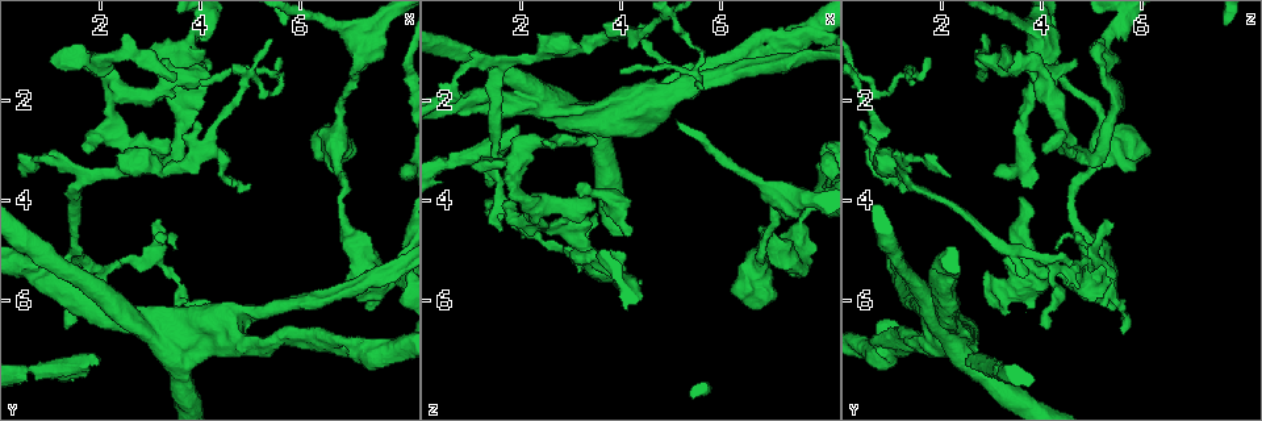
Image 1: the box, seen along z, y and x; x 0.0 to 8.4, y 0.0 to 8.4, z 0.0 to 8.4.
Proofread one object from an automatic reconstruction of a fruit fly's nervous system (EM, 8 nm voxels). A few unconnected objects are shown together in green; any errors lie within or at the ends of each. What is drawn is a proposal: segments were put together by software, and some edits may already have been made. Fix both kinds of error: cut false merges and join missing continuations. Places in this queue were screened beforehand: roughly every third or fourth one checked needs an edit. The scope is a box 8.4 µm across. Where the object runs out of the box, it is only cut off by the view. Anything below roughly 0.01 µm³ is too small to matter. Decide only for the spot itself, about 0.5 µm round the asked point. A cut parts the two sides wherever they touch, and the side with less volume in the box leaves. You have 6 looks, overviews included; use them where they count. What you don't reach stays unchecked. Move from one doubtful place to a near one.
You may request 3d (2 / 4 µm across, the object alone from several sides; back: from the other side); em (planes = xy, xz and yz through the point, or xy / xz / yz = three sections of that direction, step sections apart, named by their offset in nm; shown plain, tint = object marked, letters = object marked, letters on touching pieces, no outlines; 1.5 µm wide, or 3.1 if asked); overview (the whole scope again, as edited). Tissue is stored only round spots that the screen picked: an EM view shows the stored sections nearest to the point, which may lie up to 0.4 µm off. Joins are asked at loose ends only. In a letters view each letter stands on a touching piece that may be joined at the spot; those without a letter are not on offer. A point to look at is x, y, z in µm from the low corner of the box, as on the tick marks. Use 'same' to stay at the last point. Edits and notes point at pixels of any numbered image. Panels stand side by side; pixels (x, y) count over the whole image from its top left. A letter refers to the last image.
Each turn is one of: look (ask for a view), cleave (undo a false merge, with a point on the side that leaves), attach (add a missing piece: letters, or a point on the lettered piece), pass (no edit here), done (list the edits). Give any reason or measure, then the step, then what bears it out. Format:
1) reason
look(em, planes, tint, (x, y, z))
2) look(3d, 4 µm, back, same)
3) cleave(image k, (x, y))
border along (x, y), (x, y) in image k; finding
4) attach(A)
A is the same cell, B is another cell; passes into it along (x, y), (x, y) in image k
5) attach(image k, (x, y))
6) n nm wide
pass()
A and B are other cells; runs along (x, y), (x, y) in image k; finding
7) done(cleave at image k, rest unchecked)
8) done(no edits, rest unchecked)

free end
look(em, planes, letters, (3.15, 4.40, 5.25))

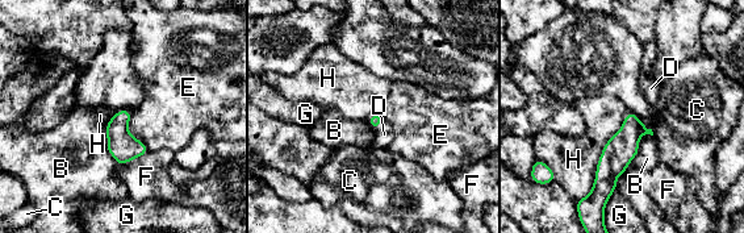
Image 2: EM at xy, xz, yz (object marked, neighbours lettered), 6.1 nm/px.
H touches over 600 nm
attach(image 2, (384, 134))
D is the same cell, B, C, E, F, G and H are other cells; passes into it along (375, 120), (379, 125), (384, 134) in image 2; the neuron continues

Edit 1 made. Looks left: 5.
look(overview)

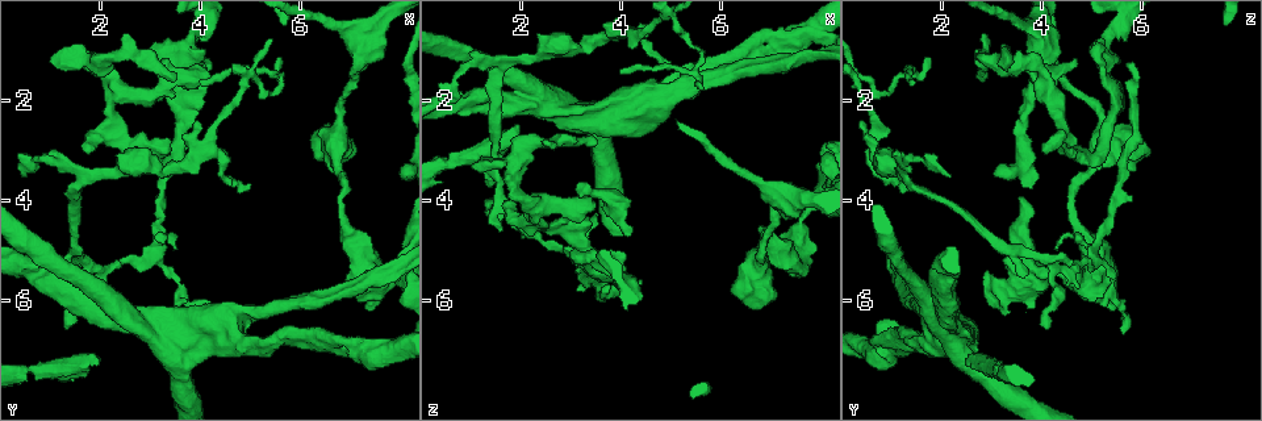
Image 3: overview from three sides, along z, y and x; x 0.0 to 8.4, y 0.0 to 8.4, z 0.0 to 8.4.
tapers out
look(em, xy, step 8, tint, (5.55, 1.15, 1.75))

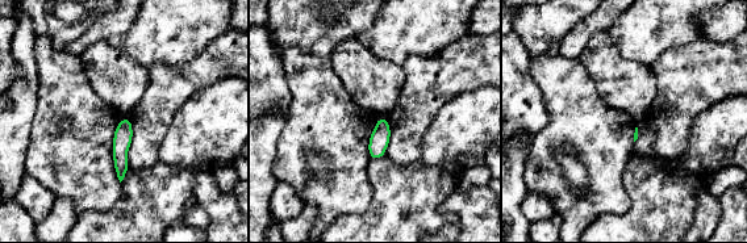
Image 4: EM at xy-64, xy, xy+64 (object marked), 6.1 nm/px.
look(em, planes, letters, same)

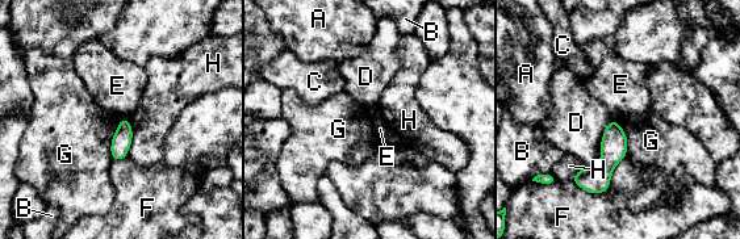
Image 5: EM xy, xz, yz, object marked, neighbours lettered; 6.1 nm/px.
pass()
A, B, C, D, E, F, G and H are other cells; runs along (613, 124), (613, 152), (590, 189) in image 5; no lettered piece goes on from it

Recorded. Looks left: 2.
free end
look(3d, 4 µm, (2.55, 0.70, 2.90))

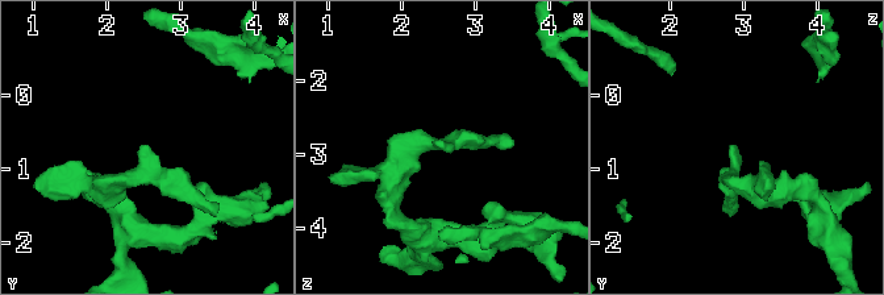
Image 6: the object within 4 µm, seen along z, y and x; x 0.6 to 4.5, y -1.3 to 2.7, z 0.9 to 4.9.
look(em, planes, letters, (2.55, 0.65, 2.90))

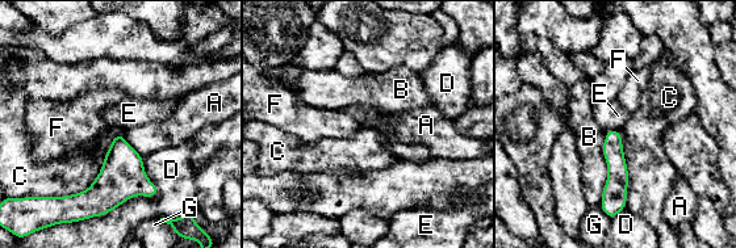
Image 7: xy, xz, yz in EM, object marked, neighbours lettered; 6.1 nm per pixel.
130 nm wide
pass()
A, B, C, D, E, F and G are other cells; runs along (610, 133), (615, 158), (615, 205) in image 7; none of them fits

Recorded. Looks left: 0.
done(attach at image 2, rest unchecked)

